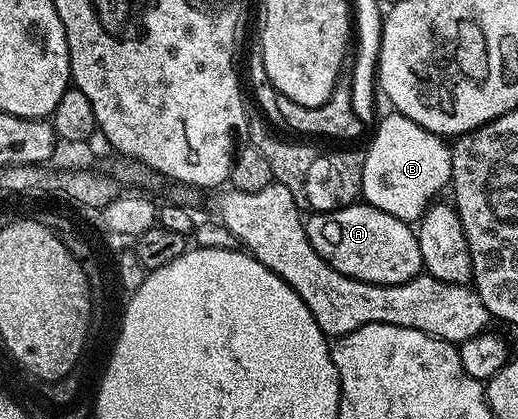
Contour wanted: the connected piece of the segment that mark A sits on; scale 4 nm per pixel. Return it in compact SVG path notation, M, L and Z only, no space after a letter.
M358 202L330 212L314 212L304 221L305 233L311 246L339 274L347 274L368 284L402 284L422 275L417 233L406 221L395 218L375 206Z

